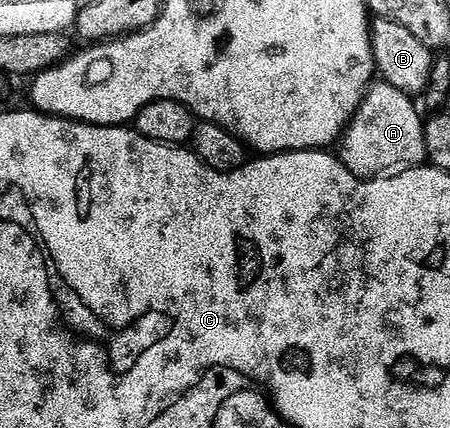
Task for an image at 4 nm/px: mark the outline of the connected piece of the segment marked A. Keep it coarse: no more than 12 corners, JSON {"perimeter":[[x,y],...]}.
{"perimeter":[[373,85],[338,146],[367,180],[427,159],[421,107]]}

